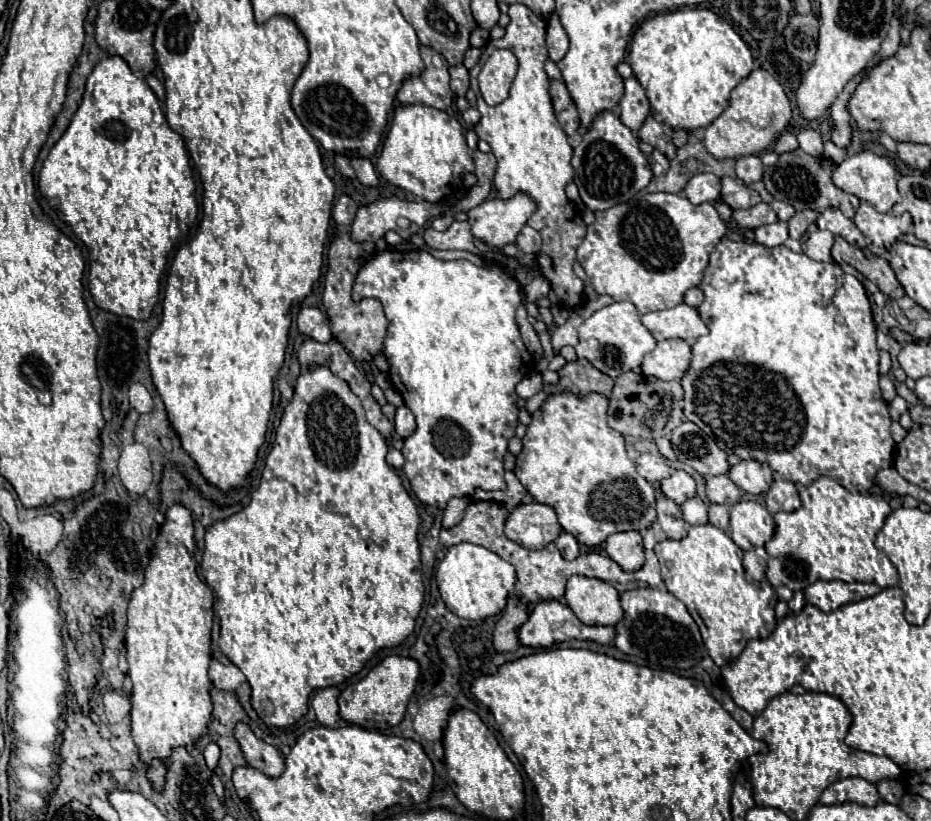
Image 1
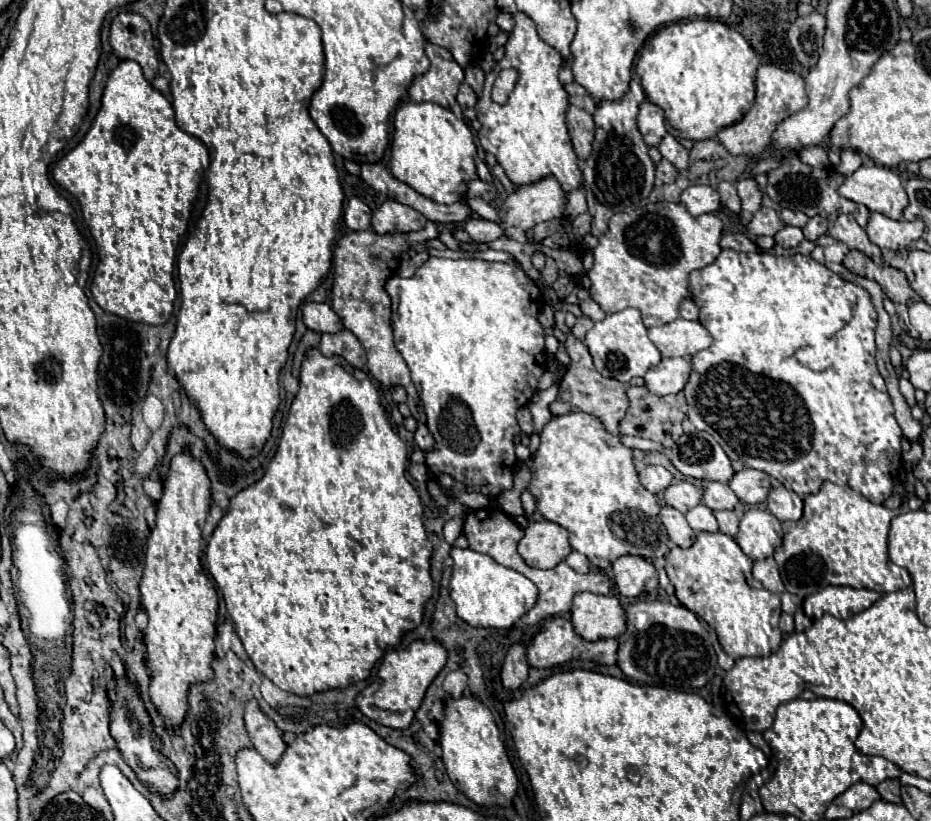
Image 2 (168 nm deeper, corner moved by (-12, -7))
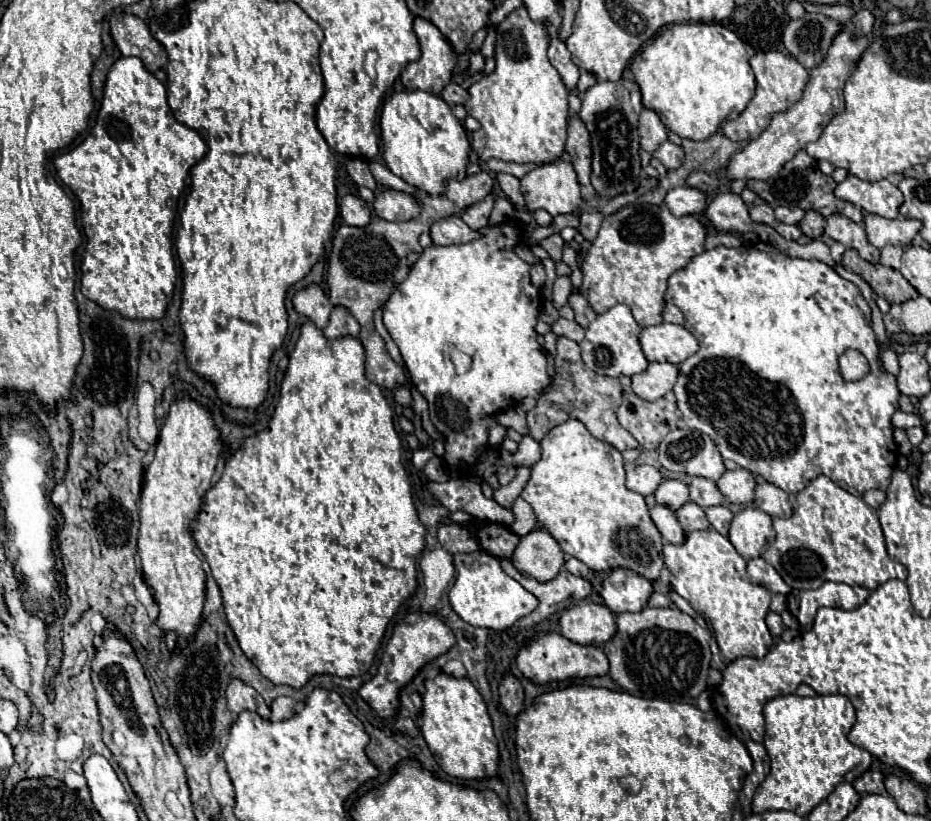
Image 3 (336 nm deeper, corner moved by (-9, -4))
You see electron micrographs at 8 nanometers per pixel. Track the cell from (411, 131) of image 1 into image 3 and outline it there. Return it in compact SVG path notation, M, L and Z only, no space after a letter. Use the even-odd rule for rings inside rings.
M415 90L393 92L381 110L381 140L387 168L407 184L439 196L451 178L463 178L469 160L469 138L443 98Z

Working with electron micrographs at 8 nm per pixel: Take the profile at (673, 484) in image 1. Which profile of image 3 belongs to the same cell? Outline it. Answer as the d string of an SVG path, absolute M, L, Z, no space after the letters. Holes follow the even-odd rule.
M663 480L655 490L655 500L671 510L679 510L685 502L689 502L689 486L681 480Z

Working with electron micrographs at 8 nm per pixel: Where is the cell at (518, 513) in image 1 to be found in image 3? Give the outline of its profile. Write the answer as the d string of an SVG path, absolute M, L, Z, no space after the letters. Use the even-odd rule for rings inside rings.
M537 528L521 536L513 554L515 568L539 582L553 580L563 568L563 562L565 558L561 546L545 528Z

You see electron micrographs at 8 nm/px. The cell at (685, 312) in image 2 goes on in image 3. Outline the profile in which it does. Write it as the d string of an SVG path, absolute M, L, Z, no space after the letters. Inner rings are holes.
M667 304L663 308L663 320L665 322L673 322L673 324L683 324L685 316L683 316L683 312L675 304Z

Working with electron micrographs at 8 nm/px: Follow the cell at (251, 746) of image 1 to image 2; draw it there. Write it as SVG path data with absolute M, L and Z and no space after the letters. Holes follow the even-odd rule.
M250 699L244 705L244 723L256 751L260 751L260 755L264 755L268 763L276 763L276 759L280 759L280 755L284 753L286 743L282 741L276 723L260 709L256 699Z

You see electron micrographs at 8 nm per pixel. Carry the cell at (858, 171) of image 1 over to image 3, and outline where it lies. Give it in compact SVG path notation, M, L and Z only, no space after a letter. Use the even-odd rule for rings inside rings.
M847 176L841 184L837 184L835 196L883 218L897 218L899 206L903 204L901 190L887 178L869 182L857 176Z

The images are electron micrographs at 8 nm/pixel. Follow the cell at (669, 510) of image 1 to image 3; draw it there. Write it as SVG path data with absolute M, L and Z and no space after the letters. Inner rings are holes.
M655 504L649 512L651 512L651 520L659 528L665 542L671 542L671 544L683 544L685 542L685 532L677 520L677 514L671 508L667 508L663 504Z

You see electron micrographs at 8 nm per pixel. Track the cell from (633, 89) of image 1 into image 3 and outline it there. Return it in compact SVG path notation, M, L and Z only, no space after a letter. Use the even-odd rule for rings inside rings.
M643 110L641 120L639 120L639 138L641 138L641 148L647 152L657 150L661 142L667 140L667 128L659 120L659 116L653 110Z

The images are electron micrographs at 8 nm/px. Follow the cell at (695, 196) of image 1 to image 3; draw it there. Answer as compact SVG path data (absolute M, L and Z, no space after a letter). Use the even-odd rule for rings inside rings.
M679 186L673 188L667 198L665 204L669 206L669 210L675 216L685 216L685 214L703 214L707 208L707 196L691 186Z

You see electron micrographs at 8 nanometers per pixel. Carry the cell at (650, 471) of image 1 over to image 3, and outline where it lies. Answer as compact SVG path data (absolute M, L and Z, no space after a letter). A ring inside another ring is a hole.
M637 466L633 472L627 474L627 488L643 496L653 494L661 482L663 476L655 466Z

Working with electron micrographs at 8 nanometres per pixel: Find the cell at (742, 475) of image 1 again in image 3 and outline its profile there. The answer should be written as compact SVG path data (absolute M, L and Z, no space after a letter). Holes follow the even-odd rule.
M745 468L727 470L719 480L717 488L721 494L733 502L733 504L747 504L755 500L755 476L751 472L745 472Z

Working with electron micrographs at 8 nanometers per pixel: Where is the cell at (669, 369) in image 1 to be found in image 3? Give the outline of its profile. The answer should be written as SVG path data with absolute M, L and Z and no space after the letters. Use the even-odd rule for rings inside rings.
M651 362L647 370L635 374L631 388L643 400L657 400L673 390L679 376L679 368L669 362Z

